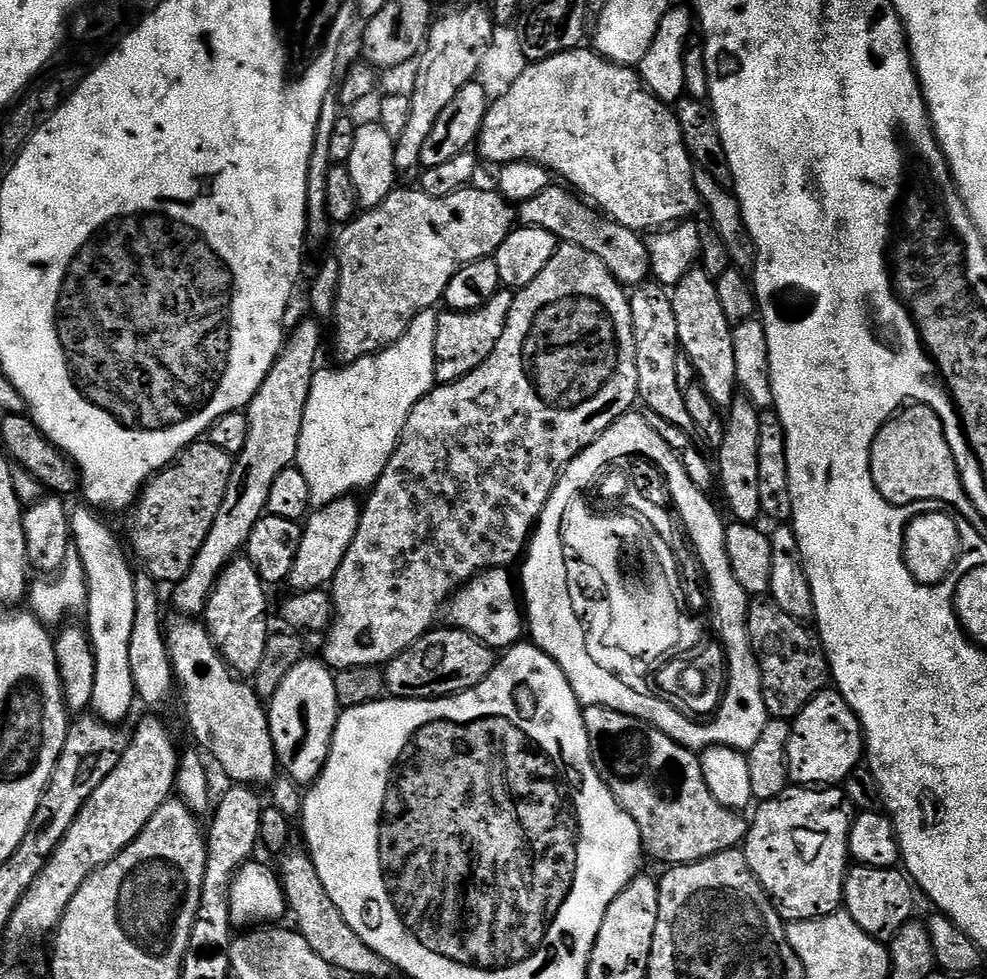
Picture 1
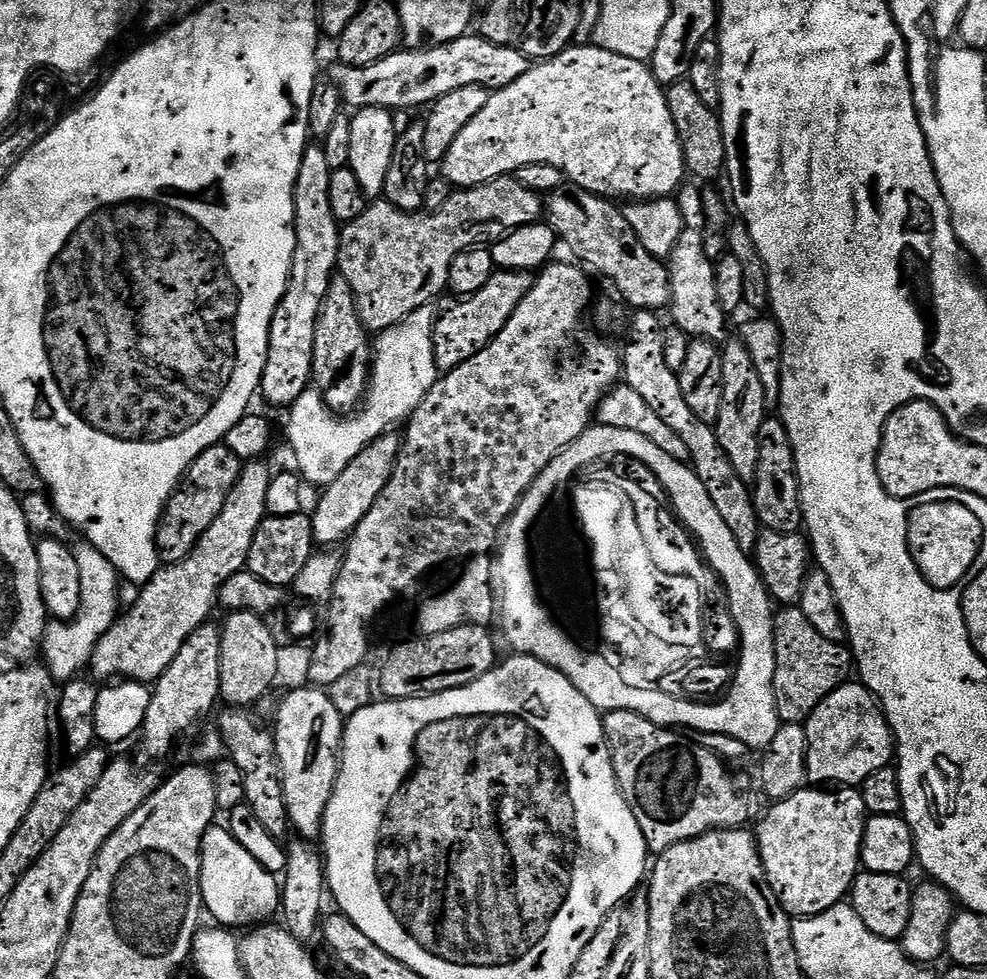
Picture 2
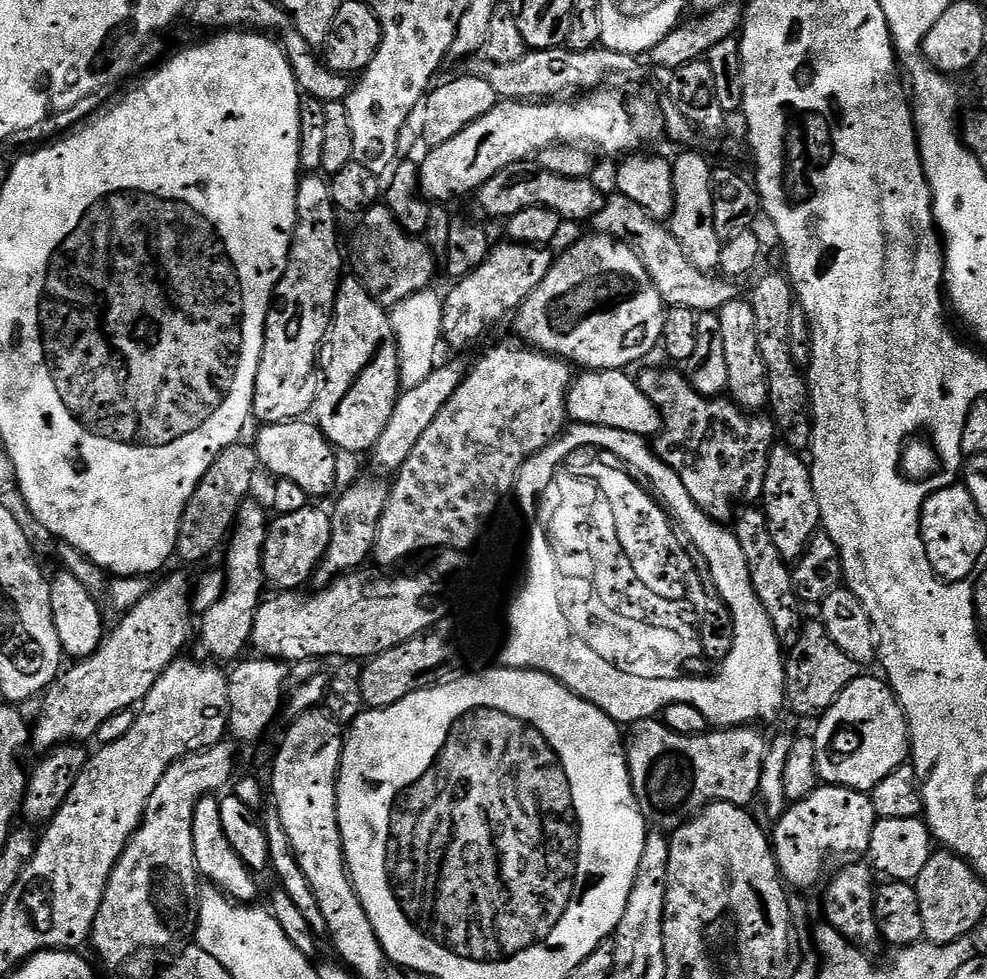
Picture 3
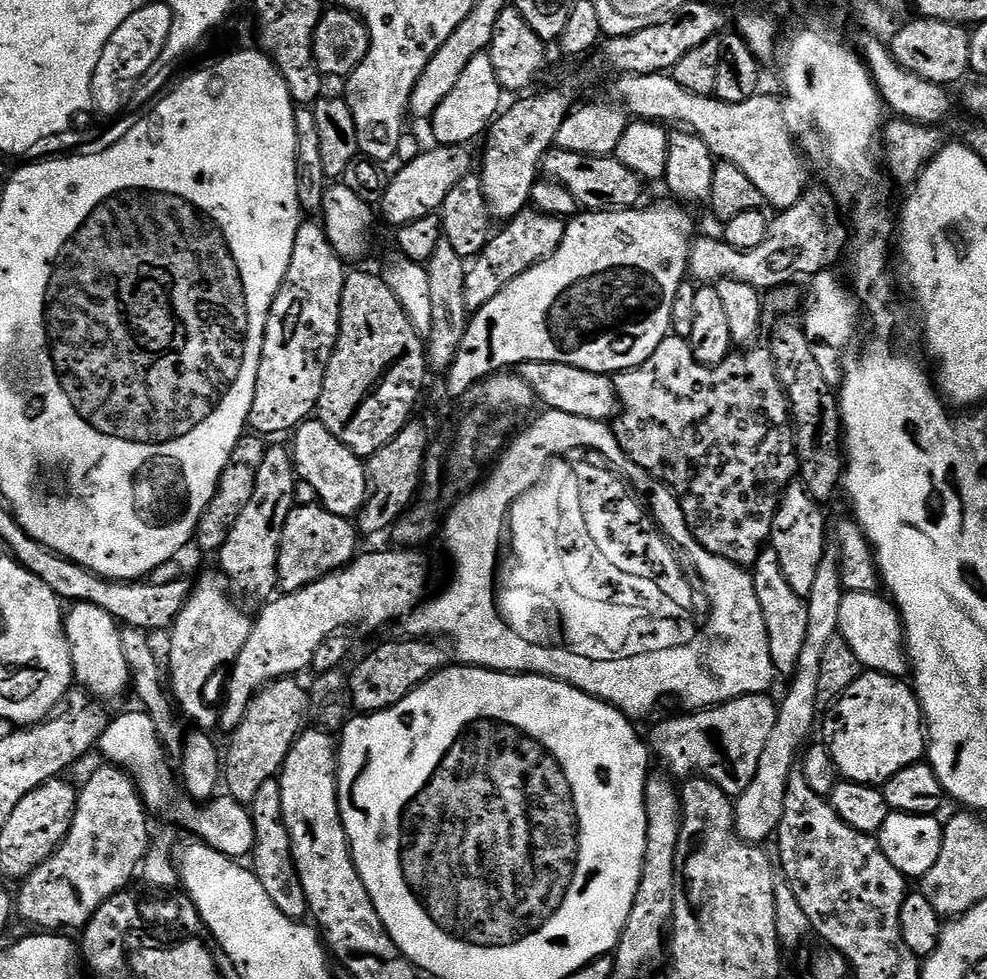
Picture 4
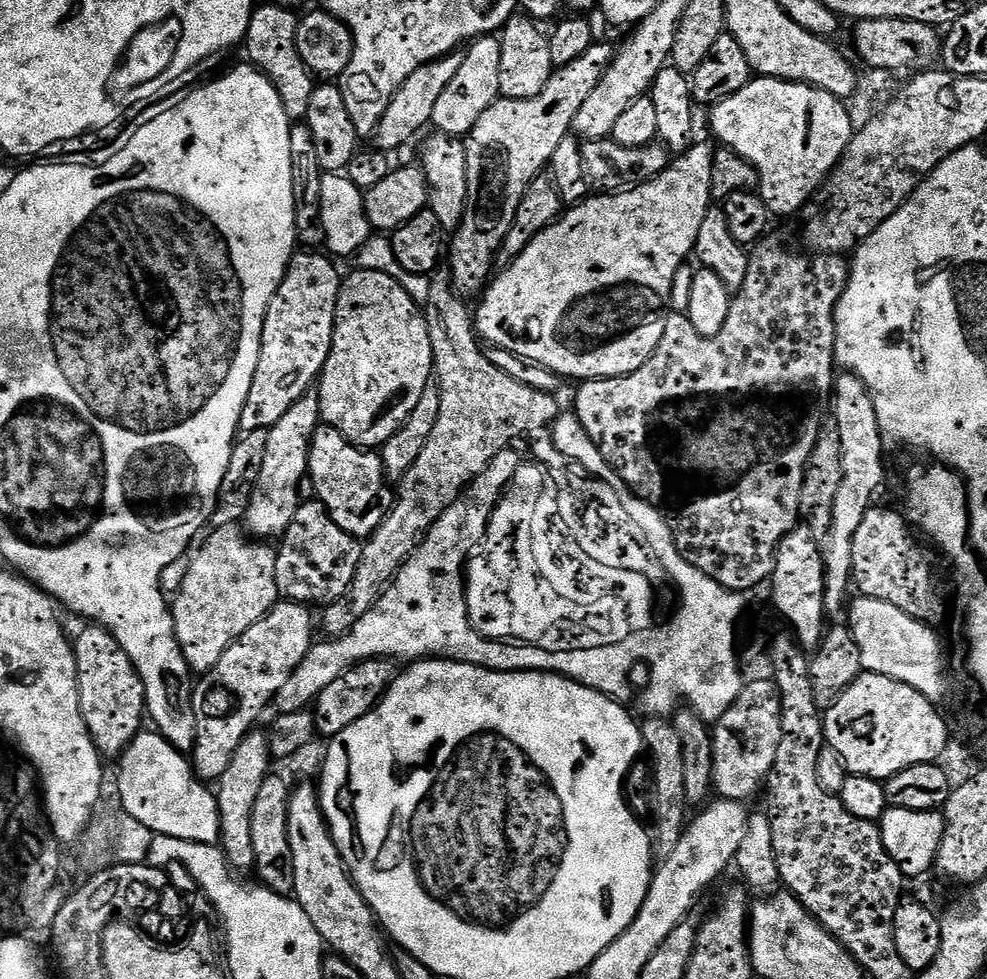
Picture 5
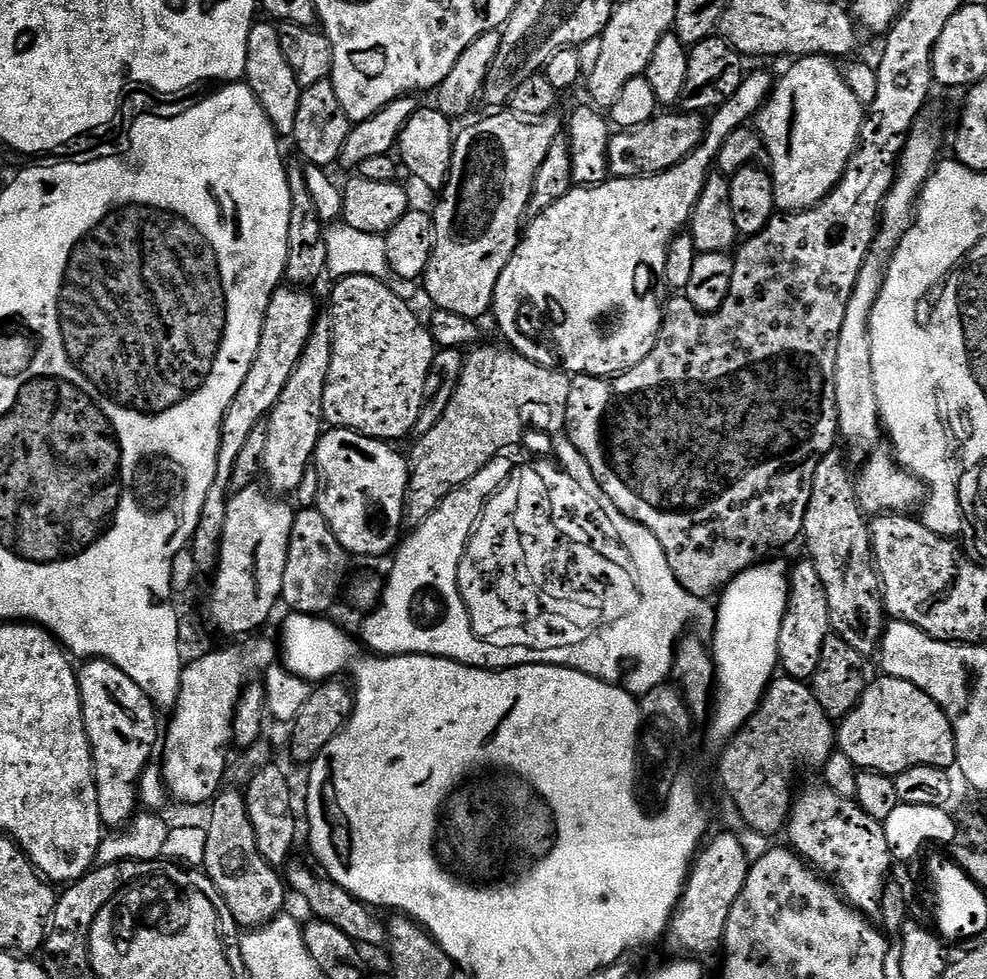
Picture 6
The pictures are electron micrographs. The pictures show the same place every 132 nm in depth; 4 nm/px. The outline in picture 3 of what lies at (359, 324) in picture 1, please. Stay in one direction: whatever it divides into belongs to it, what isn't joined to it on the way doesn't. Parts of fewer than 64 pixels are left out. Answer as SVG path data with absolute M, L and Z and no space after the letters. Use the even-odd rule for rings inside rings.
M521 162L503 168L497 176L490 178L478 190L480 208L488 216L507 218L518 214L518 210L526 210L530 206L542 206L554 210L565 221L591 221L602 207L602 195L592 185L591 179L575 180L562 178L562 174L550 174L550 170L542 170L535 162ZM383 203L375 204L359 220L350 260L356 263L355 279L379 304L391 310L395 304L410 298L415 292L425 291L431 285L428 283L436 276L437 257L423 239L408 235L402 226L398 226L389 208Z

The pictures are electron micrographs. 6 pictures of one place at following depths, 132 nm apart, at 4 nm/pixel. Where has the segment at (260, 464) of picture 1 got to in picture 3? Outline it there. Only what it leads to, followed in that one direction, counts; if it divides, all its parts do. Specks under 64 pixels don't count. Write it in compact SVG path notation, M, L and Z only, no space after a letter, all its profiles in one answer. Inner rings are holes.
M176 572L173 576L165 578L161 584L157 583L129 610L123 613L120 624L113 627L105 635L100 649L92 656L86 656L83 660L75 661L72 669L65 671L52 685L47 696L43 699L44 709L37 718L30 732L30 744L34 749L44 748L51 750L69 742L88 742L91 736L95 737L100 728L110 718L114 718L120 712L135 709L150 694L154 682L167 670L168 665L181 655L184 643L188 640L188 616L193 615L190 599L190 580L182 573Z

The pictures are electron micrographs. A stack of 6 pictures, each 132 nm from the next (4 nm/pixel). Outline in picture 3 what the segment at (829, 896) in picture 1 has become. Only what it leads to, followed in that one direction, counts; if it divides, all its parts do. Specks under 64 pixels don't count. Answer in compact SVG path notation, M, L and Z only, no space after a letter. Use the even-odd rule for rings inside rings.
M824 784L816 787L810 795L789 803L775 821L770 839L772 853L776 855L776 864L780 868L785 885L794 889L812 888L820 880L816 868L792 868L792 848L800 847L804 852L813 852L824 856L833 852L836 856L848 856L851 852L867 853L872 831L877 822L876 811L869 793L859 792L857 788L842 788L838 784Z

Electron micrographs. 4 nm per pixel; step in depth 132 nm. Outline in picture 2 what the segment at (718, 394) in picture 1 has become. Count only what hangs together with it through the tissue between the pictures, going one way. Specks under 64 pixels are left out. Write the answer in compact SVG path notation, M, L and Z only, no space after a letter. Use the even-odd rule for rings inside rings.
M685 183L678 192L684 229L682 238L678 238L678 246L674 246L672 255L666 261L672 287L671 323L681 328L690 338L720 342L729 335L727 334L729 317L718 302L718 289L714 286L715 263L704 249L704 194L699 187L695 188L697 187L695 183L692 183L693 185L691 183Z

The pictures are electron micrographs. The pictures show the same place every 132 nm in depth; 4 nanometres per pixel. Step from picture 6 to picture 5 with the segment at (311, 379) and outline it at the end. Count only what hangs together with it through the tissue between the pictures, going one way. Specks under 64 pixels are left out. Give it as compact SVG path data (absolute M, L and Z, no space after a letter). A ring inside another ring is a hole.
M319 395L304 396L278 422L268 429L266 442L266 459L262 461L262 474L258 474L258 482L254 486L254 494L250 498L248 512L243 523L253 537L264 542L272 542L283 537L285 530L294 522L294 514L300 508L300 483L305 483L308 476L308 452L312 449L312 436L321 427Z

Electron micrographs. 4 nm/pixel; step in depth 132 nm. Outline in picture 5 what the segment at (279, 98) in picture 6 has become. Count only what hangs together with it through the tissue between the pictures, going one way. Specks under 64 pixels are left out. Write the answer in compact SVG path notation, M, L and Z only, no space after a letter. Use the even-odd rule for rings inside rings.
M270 2L261 3L253 11L242 44L243 47L248 47L248 56L253 60L249 61L264 73L265 78L274 86L274 90L278 90L278 98L282 98L282 106L289 121L303 121L310 110L314 77L302 62L302 54L298 54L297 13L293 9L274 6Z

